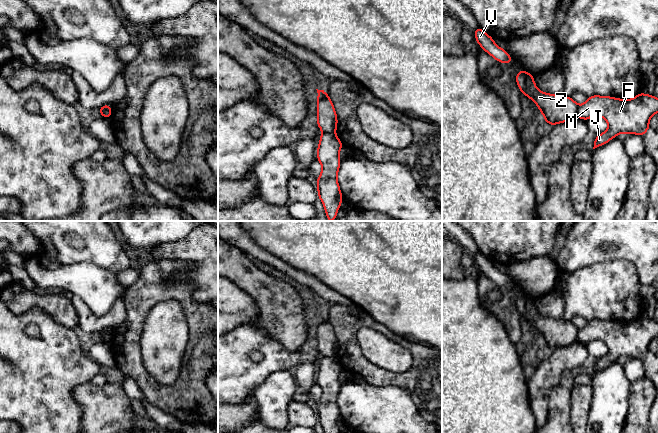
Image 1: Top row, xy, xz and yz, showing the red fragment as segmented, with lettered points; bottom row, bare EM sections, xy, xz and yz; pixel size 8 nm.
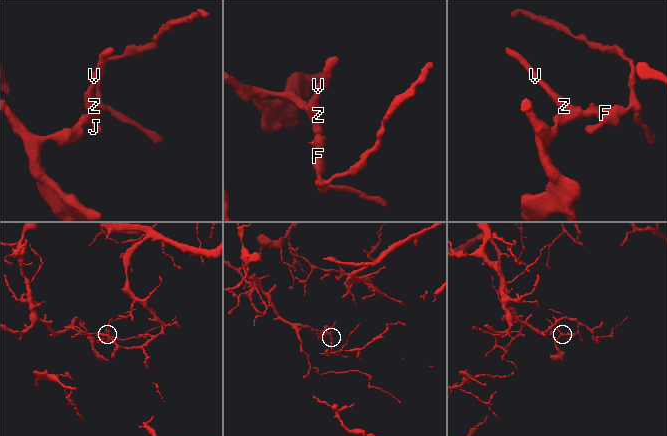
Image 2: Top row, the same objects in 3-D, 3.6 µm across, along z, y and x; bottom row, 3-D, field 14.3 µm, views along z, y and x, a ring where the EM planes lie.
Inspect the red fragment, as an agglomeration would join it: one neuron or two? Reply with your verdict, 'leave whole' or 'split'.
split

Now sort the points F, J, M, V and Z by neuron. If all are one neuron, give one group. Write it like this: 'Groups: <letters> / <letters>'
Groups: F J M / V Z

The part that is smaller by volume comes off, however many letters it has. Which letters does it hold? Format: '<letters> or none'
F, J, M

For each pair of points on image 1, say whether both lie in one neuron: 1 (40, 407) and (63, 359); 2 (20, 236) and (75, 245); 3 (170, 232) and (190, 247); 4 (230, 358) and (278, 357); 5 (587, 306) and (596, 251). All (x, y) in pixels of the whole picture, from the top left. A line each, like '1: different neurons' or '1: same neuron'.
1: same neuron
2: different neurons
3: different neurons
4: same neuron
5: different neurons

